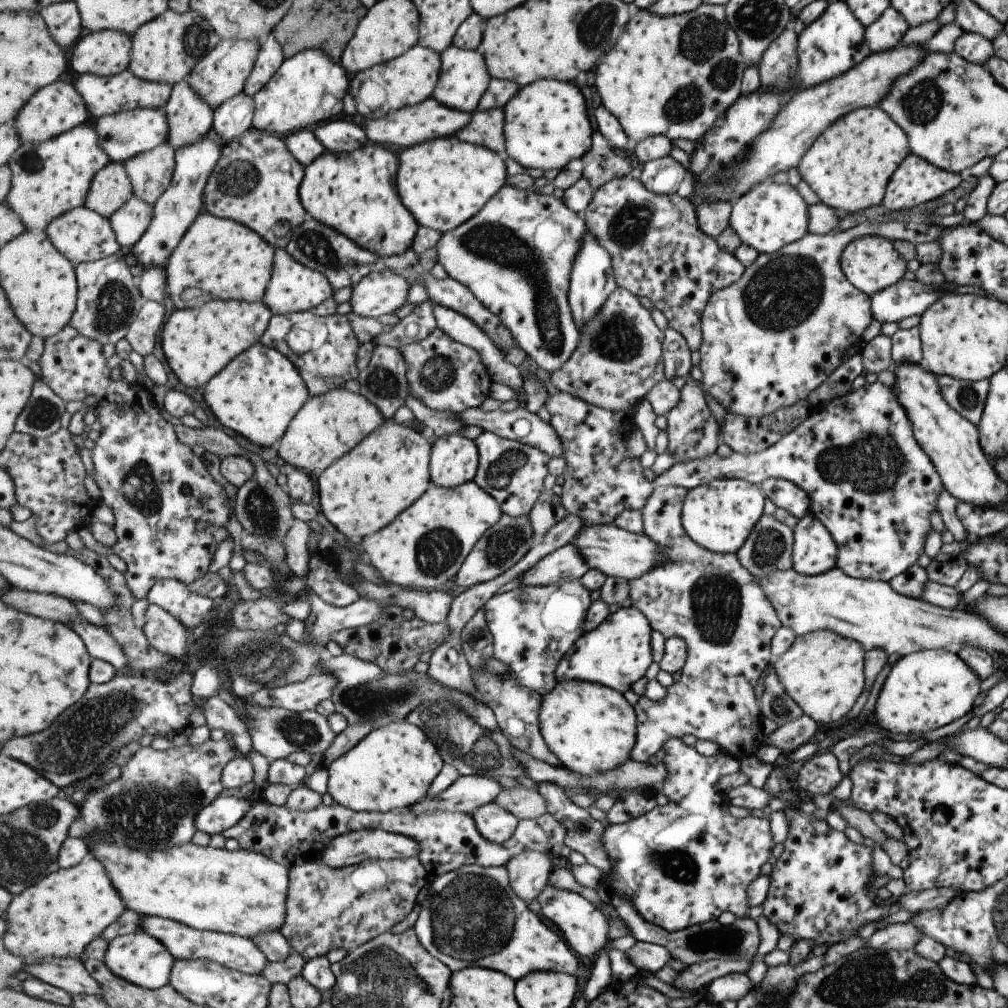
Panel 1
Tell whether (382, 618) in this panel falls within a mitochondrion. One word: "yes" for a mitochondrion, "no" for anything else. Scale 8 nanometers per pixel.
no

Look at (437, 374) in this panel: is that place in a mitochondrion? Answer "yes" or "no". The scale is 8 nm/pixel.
yes

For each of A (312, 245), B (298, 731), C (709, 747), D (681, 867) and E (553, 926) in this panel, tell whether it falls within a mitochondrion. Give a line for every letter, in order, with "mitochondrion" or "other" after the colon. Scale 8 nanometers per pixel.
A: mitochondrion
B: mitochondrion
C: other
D: mitochondrion
E: other

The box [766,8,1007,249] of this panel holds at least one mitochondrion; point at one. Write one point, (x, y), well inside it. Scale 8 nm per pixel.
(924, 102)

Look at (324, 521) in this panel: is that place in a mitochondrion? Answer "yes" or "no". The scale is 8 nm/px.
no

